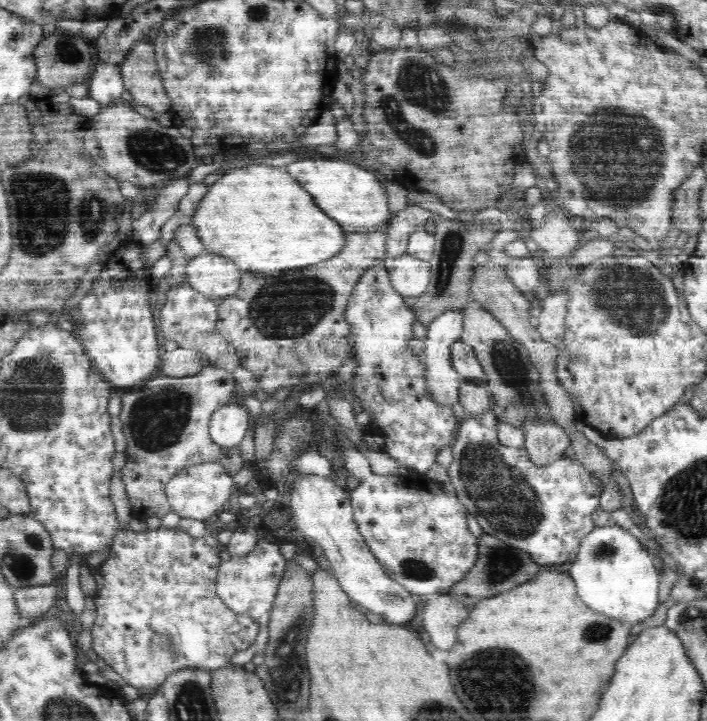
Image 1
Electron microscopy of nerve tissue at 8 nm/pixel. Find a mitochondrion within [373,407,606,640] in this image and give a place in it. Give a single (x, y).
(500, 493)

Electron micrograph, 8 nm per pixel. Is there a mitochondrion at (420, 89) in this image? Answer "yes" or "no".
yes

